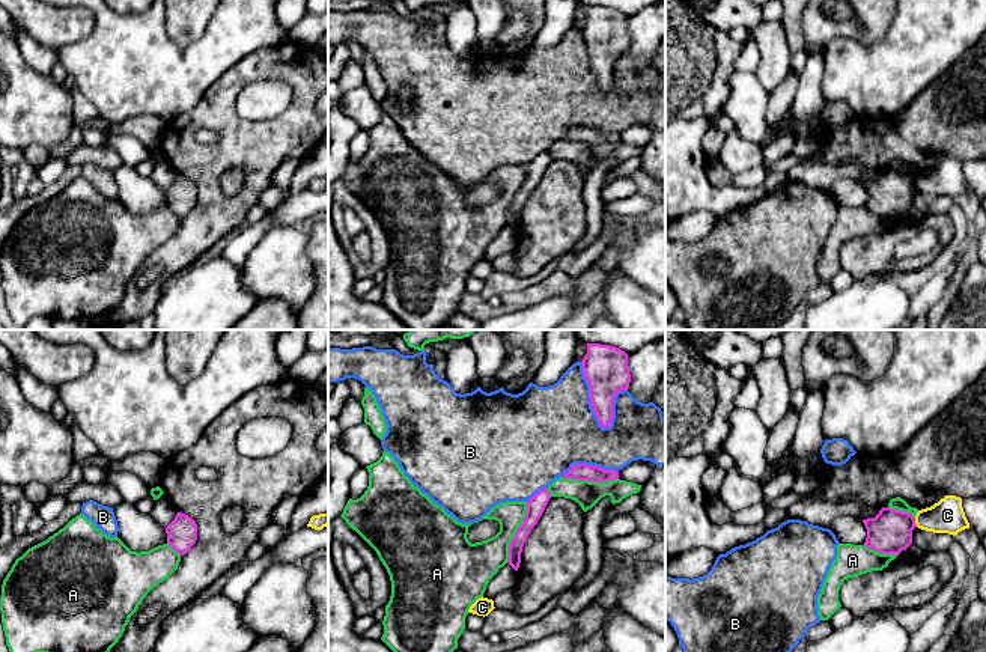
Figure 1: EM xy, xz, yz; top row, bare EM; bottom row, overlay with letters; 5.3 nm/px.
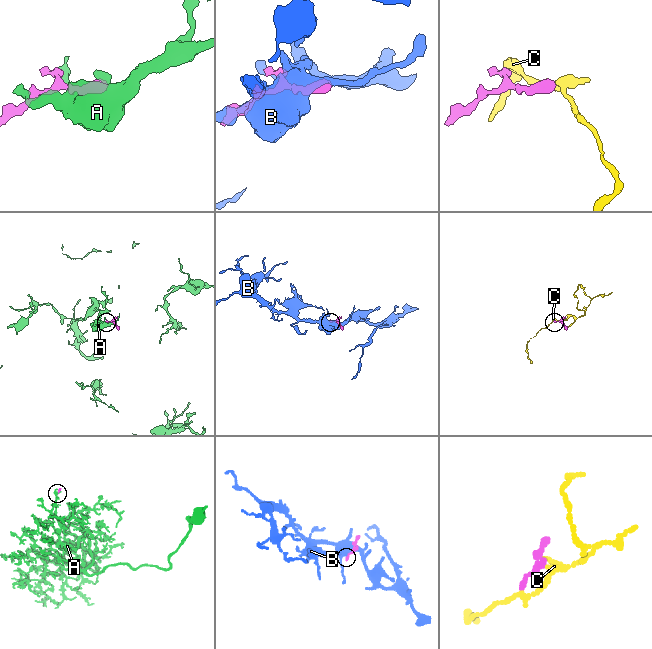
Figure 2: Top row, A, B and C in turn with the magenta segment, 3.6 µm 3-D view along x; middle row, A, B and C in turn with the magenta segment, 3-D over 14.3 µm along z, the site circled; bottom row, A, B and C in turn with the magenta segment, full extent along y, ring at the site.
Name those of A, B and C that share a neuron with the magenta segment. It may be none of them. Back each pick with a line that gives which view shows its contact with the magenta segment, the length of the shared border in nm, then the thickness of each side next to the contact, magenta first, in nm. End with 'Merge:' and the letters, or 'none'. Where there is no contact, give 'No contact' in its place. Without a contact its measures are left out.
Merge: none

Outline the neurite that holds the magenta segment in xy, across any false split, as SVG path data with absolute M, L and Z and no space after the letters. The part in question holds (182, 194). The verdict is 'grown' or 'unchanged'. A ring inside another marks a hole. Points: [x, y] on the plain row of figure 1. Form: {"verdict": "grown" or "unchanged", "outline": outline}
{"verdict": "unchanged", "outline": "M178 175L175 182L166 190L167 206L179 217L187 217L197 203L196 184Z"}

